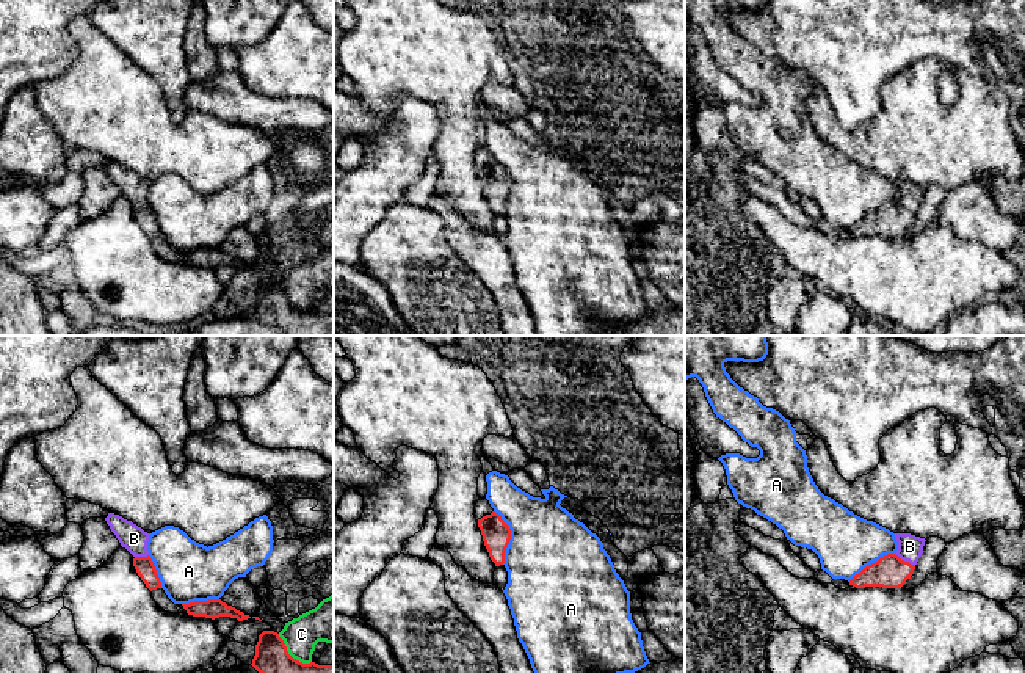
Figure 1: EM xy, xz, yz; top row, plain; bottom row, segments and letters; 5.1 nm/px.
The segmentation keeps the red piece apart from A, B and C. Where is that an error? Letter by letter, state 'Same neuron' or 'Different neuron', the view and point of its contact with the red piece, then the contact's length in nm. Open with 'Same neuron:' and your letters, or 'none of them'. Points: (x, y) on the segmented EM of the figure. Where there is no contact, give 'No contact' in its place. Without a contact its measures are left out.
Same neuron: B
A: Different neuron. Touches red at xz (510, 537). Shared border 280 nm
B: Same neuron. Touches red at yz (906, 562). Shared border 120 nm
C: Different neuron. Touches red at xy (289, 654). Shared border 220 nm

